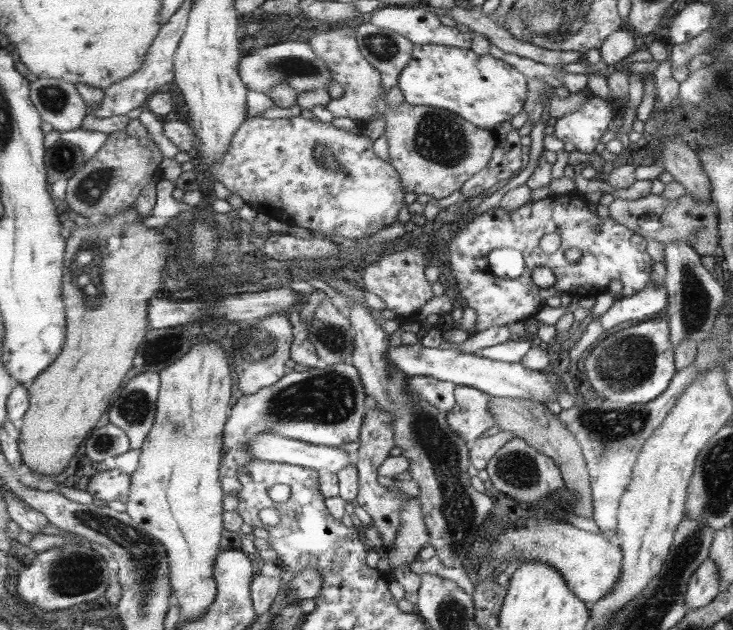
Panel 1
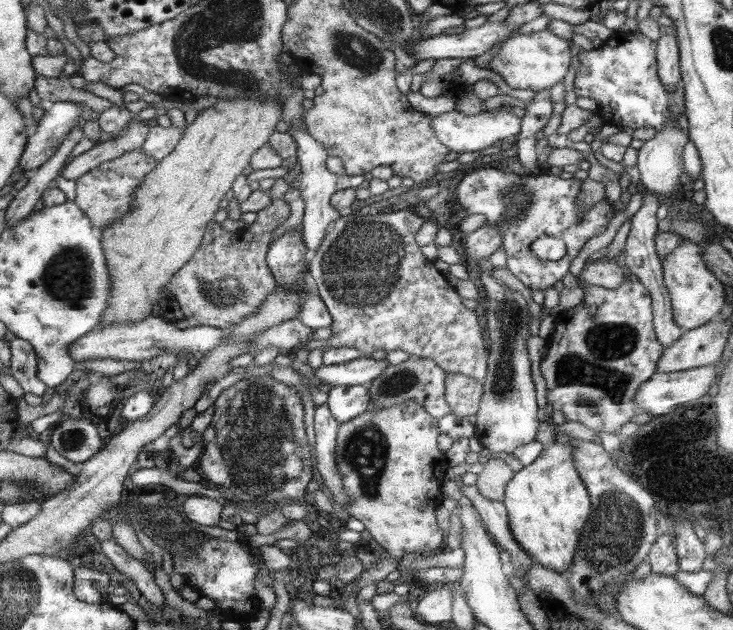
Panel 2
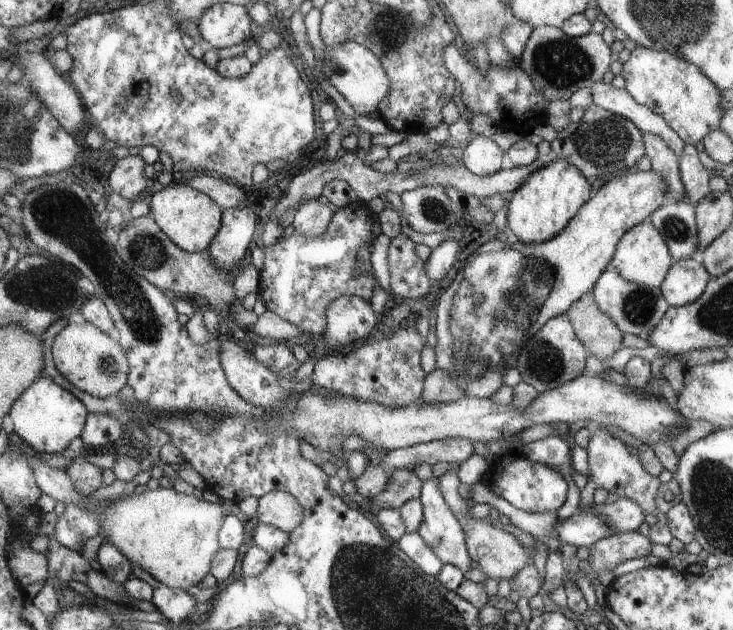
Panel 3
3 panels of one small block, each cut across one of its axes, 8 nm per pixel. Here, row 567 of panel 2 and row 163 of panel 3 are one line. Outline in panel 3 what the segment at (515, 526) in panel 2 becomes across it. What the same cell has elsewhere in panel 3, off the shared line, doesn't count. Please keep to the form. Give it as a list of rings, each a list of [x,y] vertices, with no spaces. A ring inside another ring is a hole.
[[[553,158],[514,191],[514,197],[506,208],[508,236],[512,234],[513,238],[524,244],[540,244],[552,240],[566,228],[566,224],[592,196],[590,190],[592,186],[584,178],[581,169],[568,164],[566,160]]]

